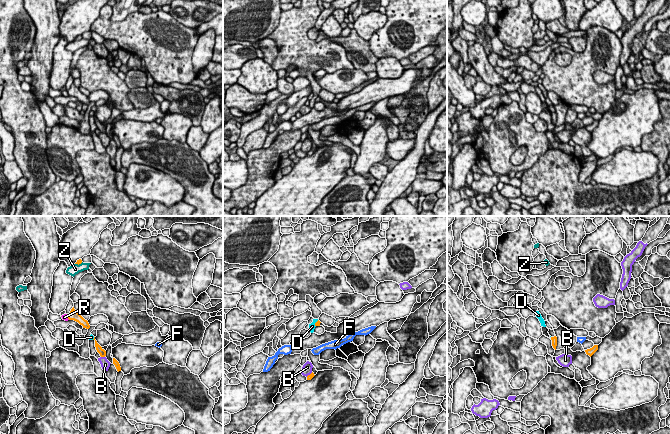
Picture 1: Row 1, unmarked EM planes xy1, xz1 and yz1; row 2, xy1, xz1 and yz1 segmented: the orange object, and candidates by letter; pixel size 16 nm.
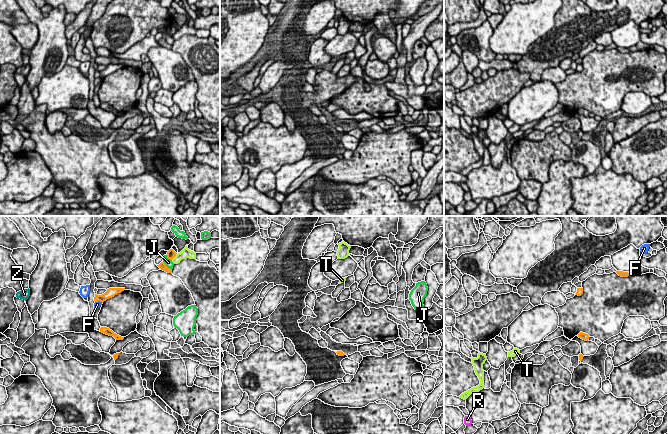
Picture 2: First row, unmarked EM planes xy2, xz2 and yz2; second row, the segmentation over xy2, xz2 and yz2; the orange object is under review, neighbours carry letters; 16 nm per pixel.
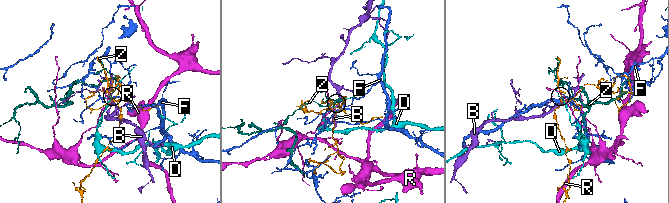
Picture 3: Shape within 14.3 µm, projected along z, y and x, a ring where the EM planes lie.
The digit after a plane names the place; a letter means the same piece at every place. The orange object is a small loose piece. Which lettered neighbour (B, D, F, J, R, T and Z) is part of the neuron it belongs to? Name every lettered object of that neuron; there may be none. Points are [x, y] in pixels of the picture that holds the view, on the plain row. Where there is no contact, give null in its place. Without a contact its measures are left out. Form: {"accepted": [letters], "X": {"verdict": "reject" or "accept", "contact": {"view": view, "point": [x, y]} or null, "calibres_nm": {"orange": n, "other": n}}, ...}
{"accepted": [], "B": {"verdict": "reject", "contact": {"view": "xy1", "point": [103, 132]}, "calibres_nm": {"orange": 120, "other": 160}}, "D": {"verdict": "reject", "contact": {"view": "xz1", "point": [315, 99]}, "calibres_nm": {"orange": 70, "other": 100}}, "F": {"verdict": "reject", "contact": {"view": "xy2", "point": [99, 76]}, "calibres_nm": {"orange": 160, "other": 100}}, "J": {"verdict": "reject", "contact": {"view": "xy2", "point": [166, 42]}, "calibres_nm": {"orange": 120, "other": 120}}, "R": {"verdict": "reject", "contact": {"view": "xy1", "point": [68, 93]}, "calibres_nm": {"orange": 160, "other": 90}}, "T": {"verdict": "reject", "contact": {"view": "xy2", "point": [174, 32]}, "calibres_nm": {"orange": 140, "other": 160}}, "Z": {"verdict": "reject", "contact": {"view": "xy1", "point": [78, 40]}, "calibres_nm": {"orange": 70, "other": 160}}}

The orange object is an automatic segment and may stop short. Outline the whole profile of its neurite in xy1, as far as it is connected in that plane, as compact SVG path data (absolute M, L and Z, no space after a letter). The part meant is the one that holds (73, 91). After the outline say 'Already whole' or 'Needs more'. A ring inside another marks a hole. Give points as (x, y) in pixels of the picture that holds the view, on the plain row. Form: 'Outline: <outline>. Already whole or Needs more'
Outline: M74 83L71 85L70 89L67 90L69 96L74 96L78 98L80 101L83 102L83 104L89 105L90 101L87 96L85 96L79 88L77 88Z. Already whole

